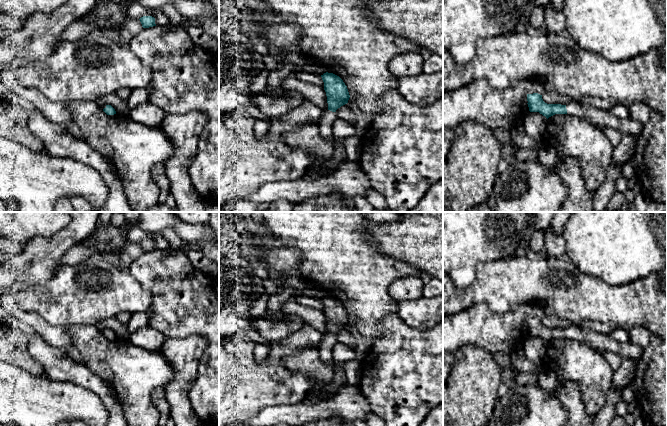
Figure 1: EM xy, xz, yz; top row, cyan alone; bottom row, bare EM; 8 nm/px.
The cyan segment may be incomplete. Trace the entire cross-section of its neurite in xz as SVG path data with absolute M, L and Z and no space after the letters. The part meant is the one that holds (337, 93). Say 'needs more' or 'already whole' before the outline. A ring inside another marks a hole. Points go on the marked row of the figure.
needs more; M326 72L321 77L324 82L328 109L320 120L320 134L329 140L333 137L332 126L336 119L335 112L338 108L348 103L350 95L347 86L339 76Z

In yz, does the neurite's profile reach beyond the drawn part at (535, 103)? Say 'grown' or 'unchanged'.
grown

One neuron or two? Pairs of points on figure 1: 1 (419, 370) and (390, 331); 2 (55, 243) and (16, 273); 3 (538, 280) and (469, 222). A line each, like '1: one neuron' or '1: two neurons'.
1: one neuron
2: one neuron
3: two neurons

